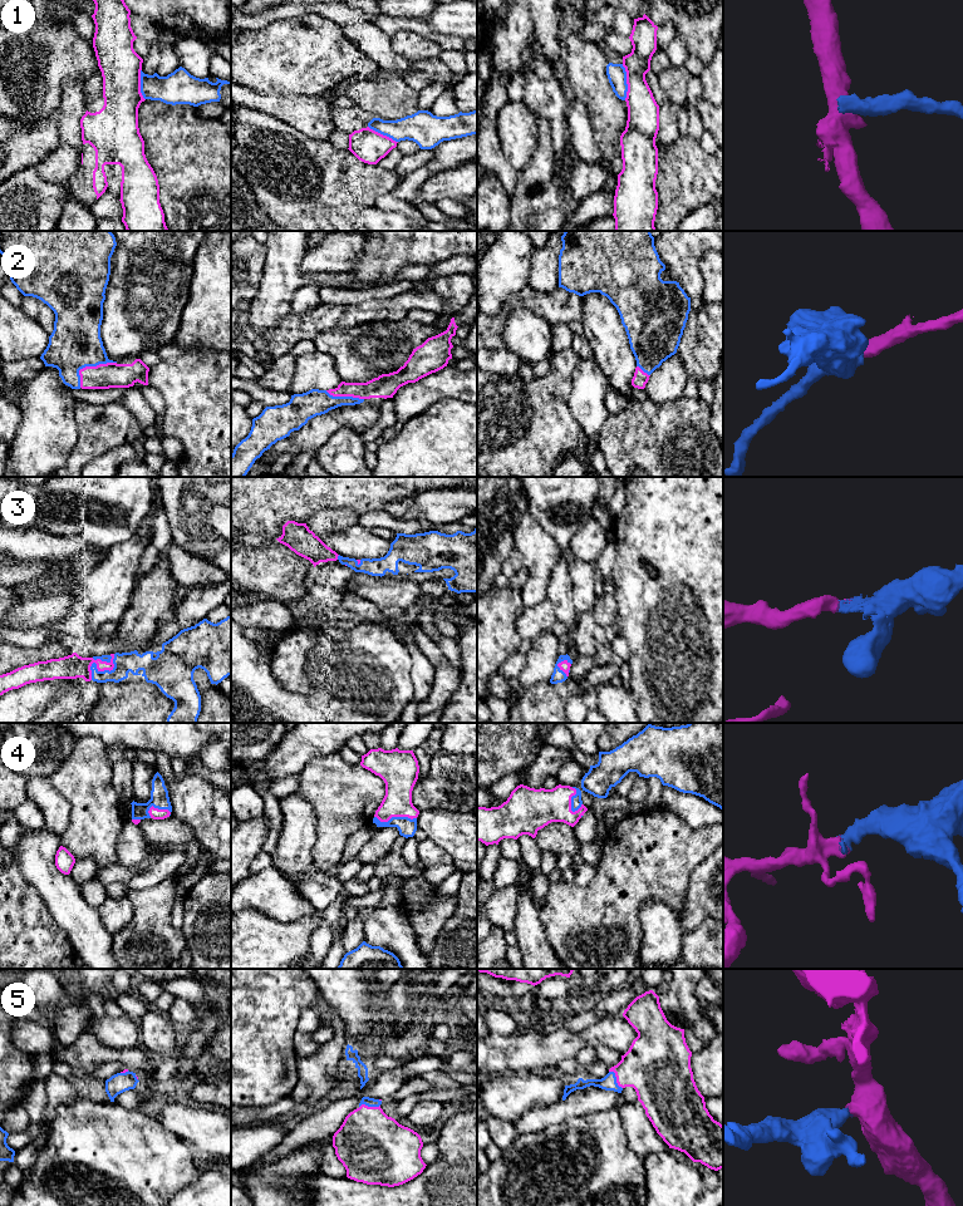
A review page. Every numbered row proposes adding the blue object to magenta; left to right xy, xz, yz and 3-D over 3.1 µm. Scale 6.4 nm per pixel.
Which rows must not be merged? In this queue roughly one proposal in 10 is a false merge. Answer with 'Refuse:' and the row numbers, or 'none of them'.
Refuse: 1

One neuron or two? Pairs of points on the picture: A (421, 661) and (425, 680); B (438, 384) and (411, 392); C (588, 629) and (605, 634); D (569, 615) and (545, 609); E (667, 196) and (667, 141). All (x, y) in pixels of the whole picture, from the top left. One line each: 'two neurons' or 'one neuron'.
A: one neuron
B: one neuron
C: two neurons
D: two neurons
E: two neurons

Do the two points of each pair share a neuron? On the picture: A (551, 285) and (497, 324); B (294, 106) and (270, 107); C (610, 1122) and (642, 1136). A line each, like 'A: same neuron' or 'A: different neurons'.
A: different neurons
B: same neuron
C: different neurons

